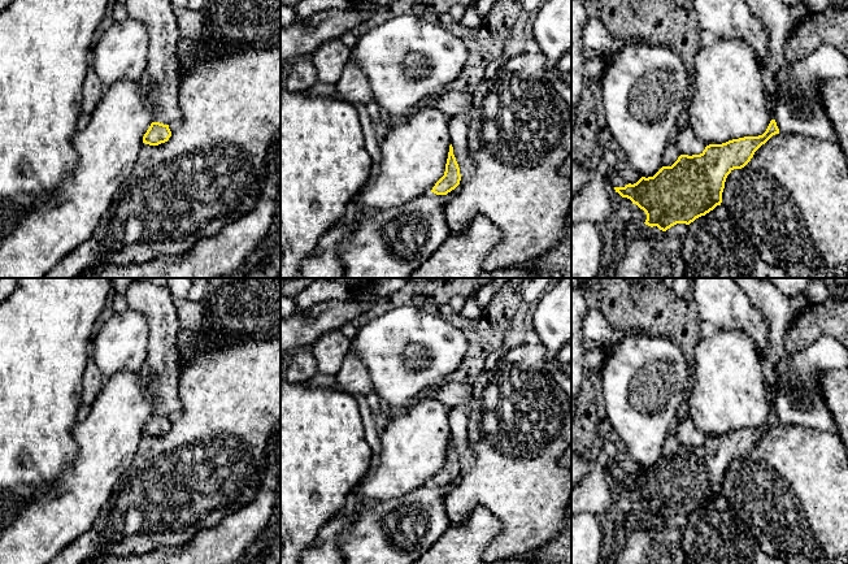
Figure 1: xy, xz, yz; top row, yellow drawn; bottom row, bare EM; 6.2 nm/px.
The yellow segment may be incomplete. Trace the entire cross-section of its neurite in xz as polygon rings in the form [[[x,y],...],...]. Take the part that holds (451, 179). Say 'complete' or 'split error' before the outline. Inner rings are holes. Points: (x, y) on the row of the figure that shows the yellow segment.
complete; [[[451,144],[444,175],[435,183],[431,192],[436,195],[447,195],[460,185],[460,181],[461,181],[460,168],[453,155],[453,147]]]

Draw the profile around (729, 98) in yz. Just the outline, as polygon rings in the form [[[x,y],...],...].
[[[717,39],[709,47],[701,47],[692,66],[692,96],[688,104],[688,122],[696,136],[704,143],[722,144],[732,139],[762,135],[771,118],[766,109],[766,88],[756,53],[742,39]]]

